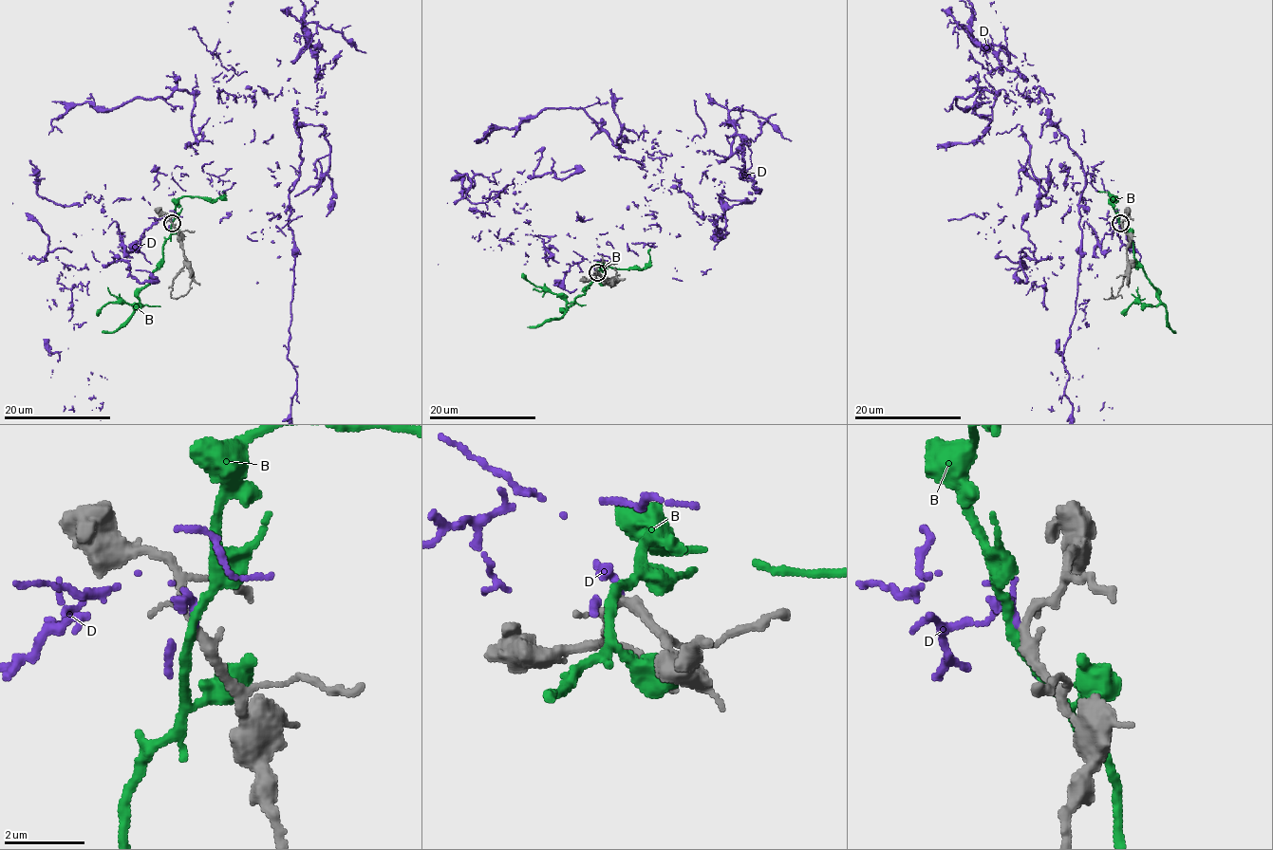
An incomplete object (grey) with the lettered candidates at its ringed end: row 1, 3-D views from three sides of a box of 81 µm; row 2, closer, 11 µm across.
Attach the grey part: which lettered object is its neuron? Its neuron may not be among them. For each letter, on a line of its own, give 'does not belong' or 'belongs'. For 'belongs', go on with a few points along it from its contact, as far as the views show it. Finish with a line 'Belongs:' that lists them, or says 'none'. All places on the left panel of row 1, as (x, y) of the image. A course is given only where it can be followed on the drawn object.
B: does not belong
D: belongs
Belongs: D

